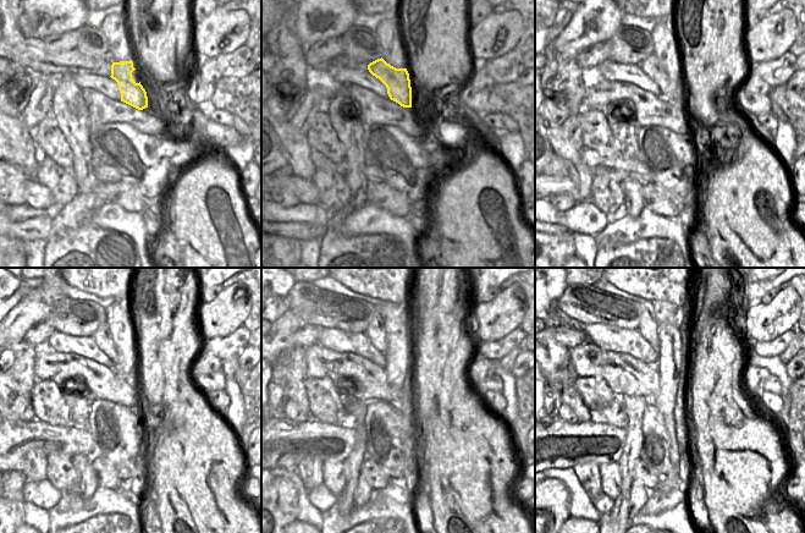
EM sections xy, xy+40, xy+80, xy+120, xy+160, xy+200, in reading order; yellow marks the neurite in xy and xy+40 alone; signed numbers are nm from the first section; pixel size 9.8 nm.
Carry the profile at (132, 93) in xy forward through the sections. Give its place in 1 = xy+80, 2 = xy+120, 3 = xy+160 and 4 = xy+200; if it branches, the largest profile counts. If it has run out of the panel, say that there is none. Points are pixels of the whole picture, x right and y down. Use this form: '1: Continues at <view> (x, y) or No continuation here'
1: Continues at xy+80 (651, 66)
2: Continues at xy+120 (103, 338)
3: Continues at xy+160 (375, 330)
4: Continues at xy+200 (649, 328).

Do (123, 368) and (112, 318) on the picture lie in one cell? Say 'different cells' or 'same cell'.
same cell

